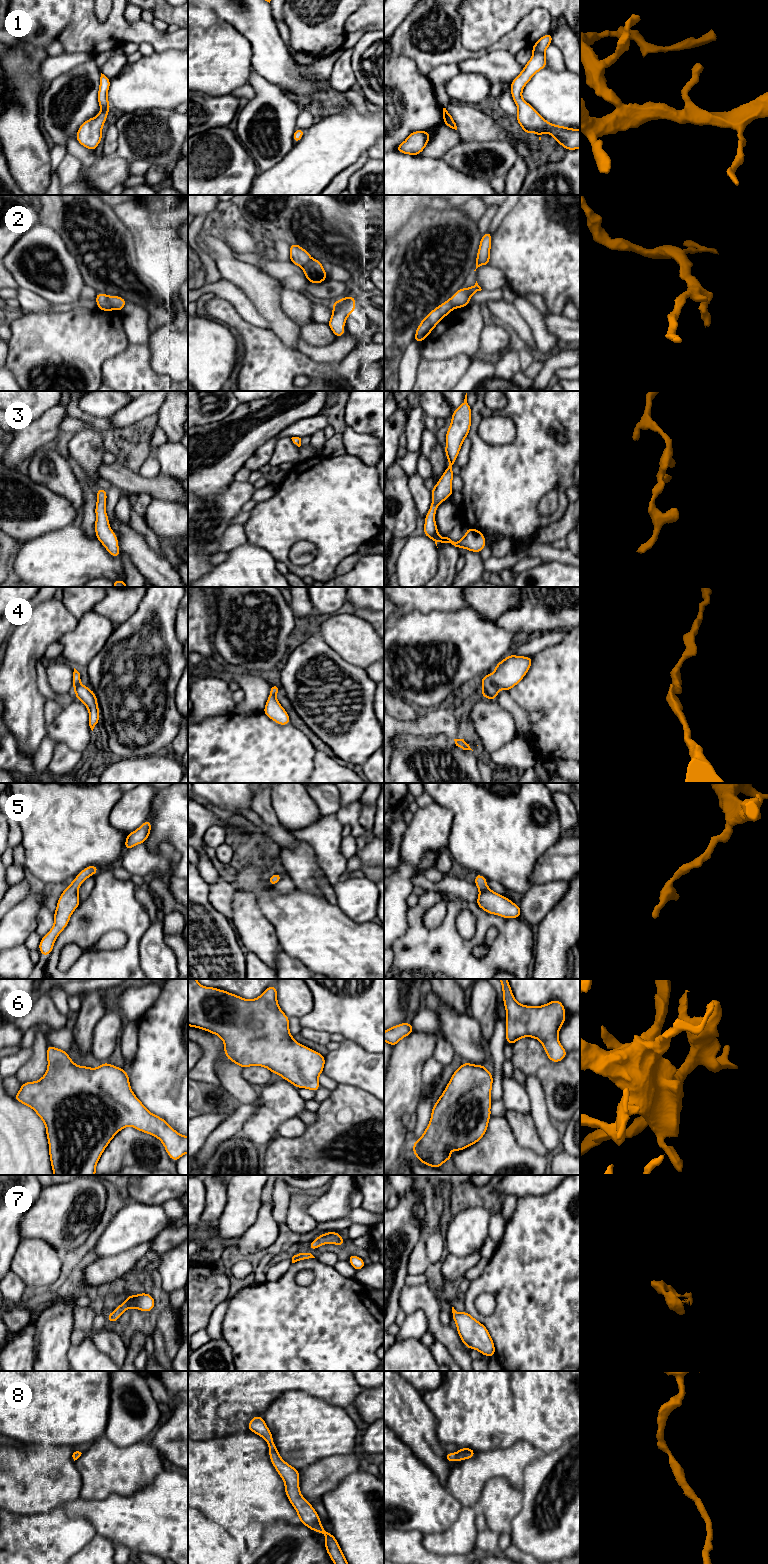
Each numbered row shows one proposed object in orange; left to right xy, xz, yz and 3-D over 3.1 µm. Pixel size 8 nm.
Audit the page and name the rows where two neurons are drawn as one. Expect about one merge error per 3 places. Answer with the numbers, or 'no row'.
2

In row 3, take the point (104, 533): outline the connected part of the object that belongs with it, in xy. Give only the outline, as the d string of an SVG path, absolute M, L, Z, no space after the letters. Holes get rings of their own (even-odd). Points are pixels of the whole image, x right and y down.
M100 488L97 489L96 493L96 537L113 557L119 557L121 553L118 547L118 538L113 532L113 530L109 527L109 518L107 517L105 511L107 492L105 489Z

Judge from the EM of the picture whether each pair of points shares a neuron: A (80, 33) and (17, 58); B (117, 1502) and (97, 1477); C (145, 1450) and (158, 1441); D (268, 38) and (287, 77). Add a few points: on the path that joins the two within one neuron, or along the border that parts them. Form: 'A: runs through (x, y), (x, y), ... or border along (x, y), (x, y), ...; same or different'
A: border along (71, 19), (55, 39); different
B: border along (134, 1492), (88, 1500); different
C: border along (148, 1439), (165, 1460); different
D: runs through (268, 48), (271, 59), (279, 67); same

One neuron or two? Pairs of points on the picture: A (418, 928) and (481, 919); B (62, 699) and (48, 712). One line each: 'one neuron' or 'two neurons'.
A: one neuron
B: two neurons

